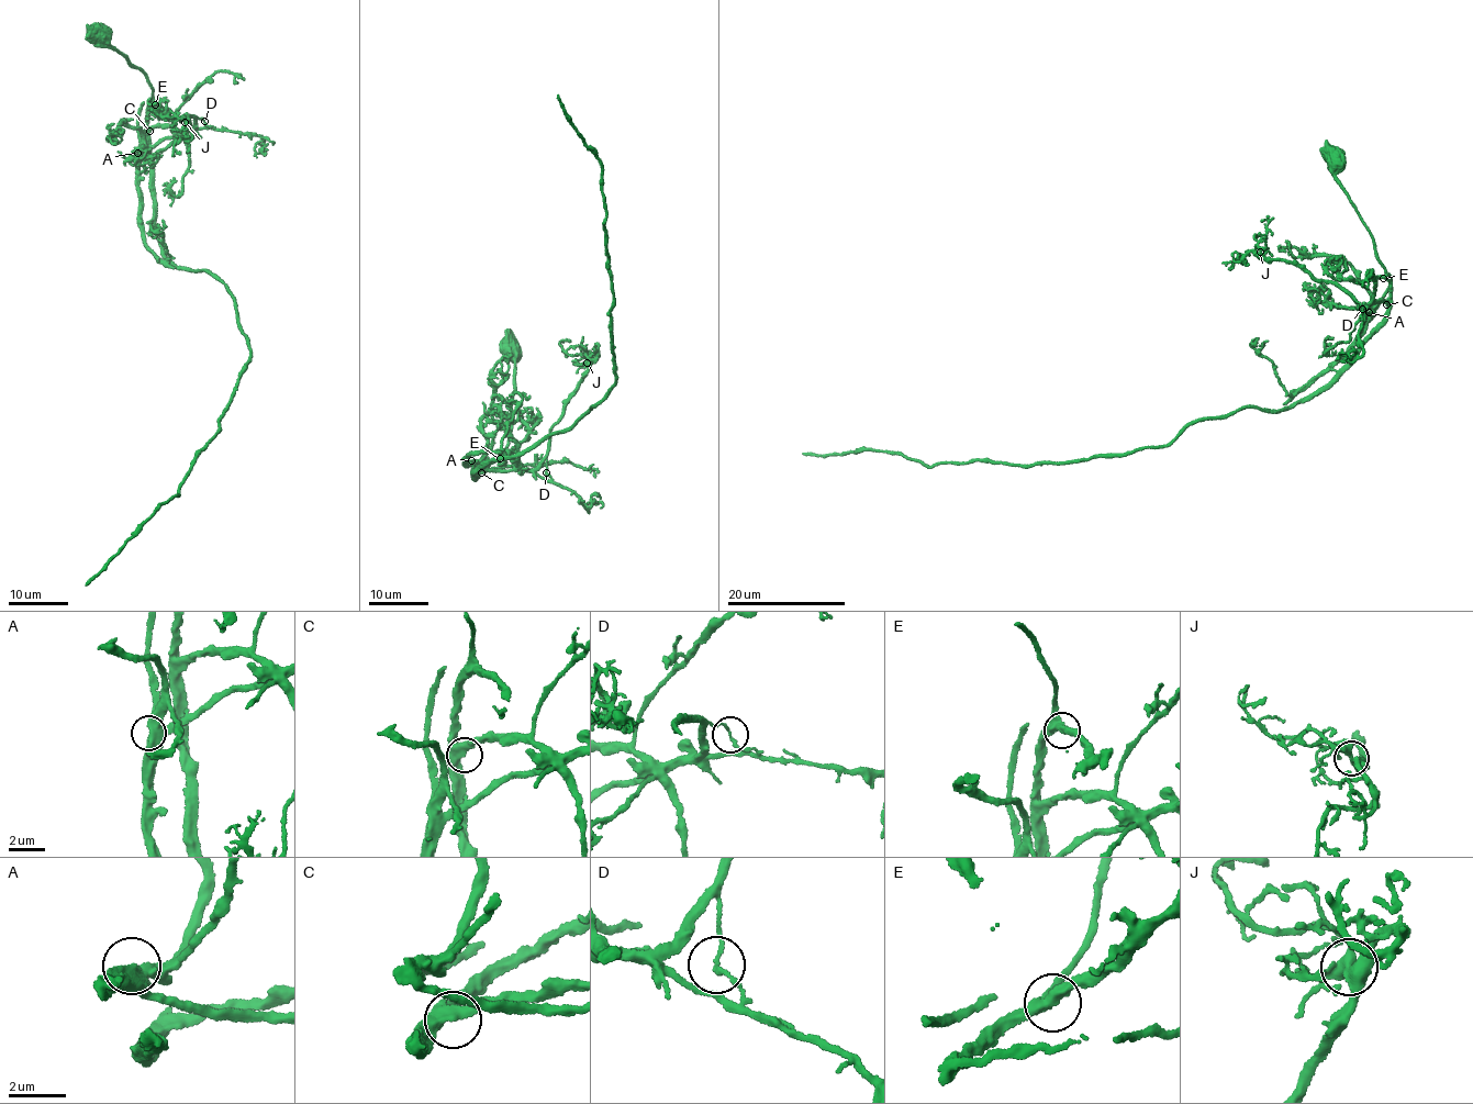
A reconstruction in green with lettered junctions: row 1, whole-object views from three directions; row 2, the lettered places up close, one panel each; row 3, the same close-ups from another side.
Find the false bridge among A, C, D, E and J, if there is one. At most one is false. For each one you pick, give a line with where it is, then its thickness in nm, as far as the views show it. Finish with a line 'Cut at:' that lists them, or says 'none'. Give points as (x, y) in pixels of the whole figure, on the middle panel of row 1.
D: place (546, 472); calibre 140 nm
Cut at: D

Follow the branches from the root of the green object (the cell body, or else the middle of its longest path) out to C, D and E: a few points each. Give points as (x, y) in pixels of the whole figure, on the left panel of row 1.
C: (99, 34), (100, 40), (147, 77), (153, 95), (146, 118), (149, 131)
D: (99, 34), (100, 40), (147, 77), (153, 95), (147, 126), (190, 132), (210, 126), (203, 122)
E: (99, 34), (100, 40), (145, 74), (155, 104)

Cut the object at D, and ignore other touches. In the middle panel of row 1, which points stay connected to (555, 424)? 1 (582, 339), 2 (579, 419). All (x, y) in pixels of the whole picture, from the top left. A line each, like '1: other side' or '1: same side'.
1: same side
2: other side

